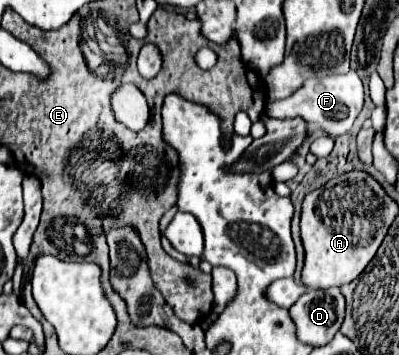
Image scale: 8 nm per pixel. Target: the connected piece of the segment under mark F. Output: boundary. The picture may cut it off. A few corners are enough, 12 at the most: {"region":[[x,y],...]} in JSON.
{"region":[[356,71],[310,77],[288,99],[276,119],[302,117],[338,137],[364,103]]}

